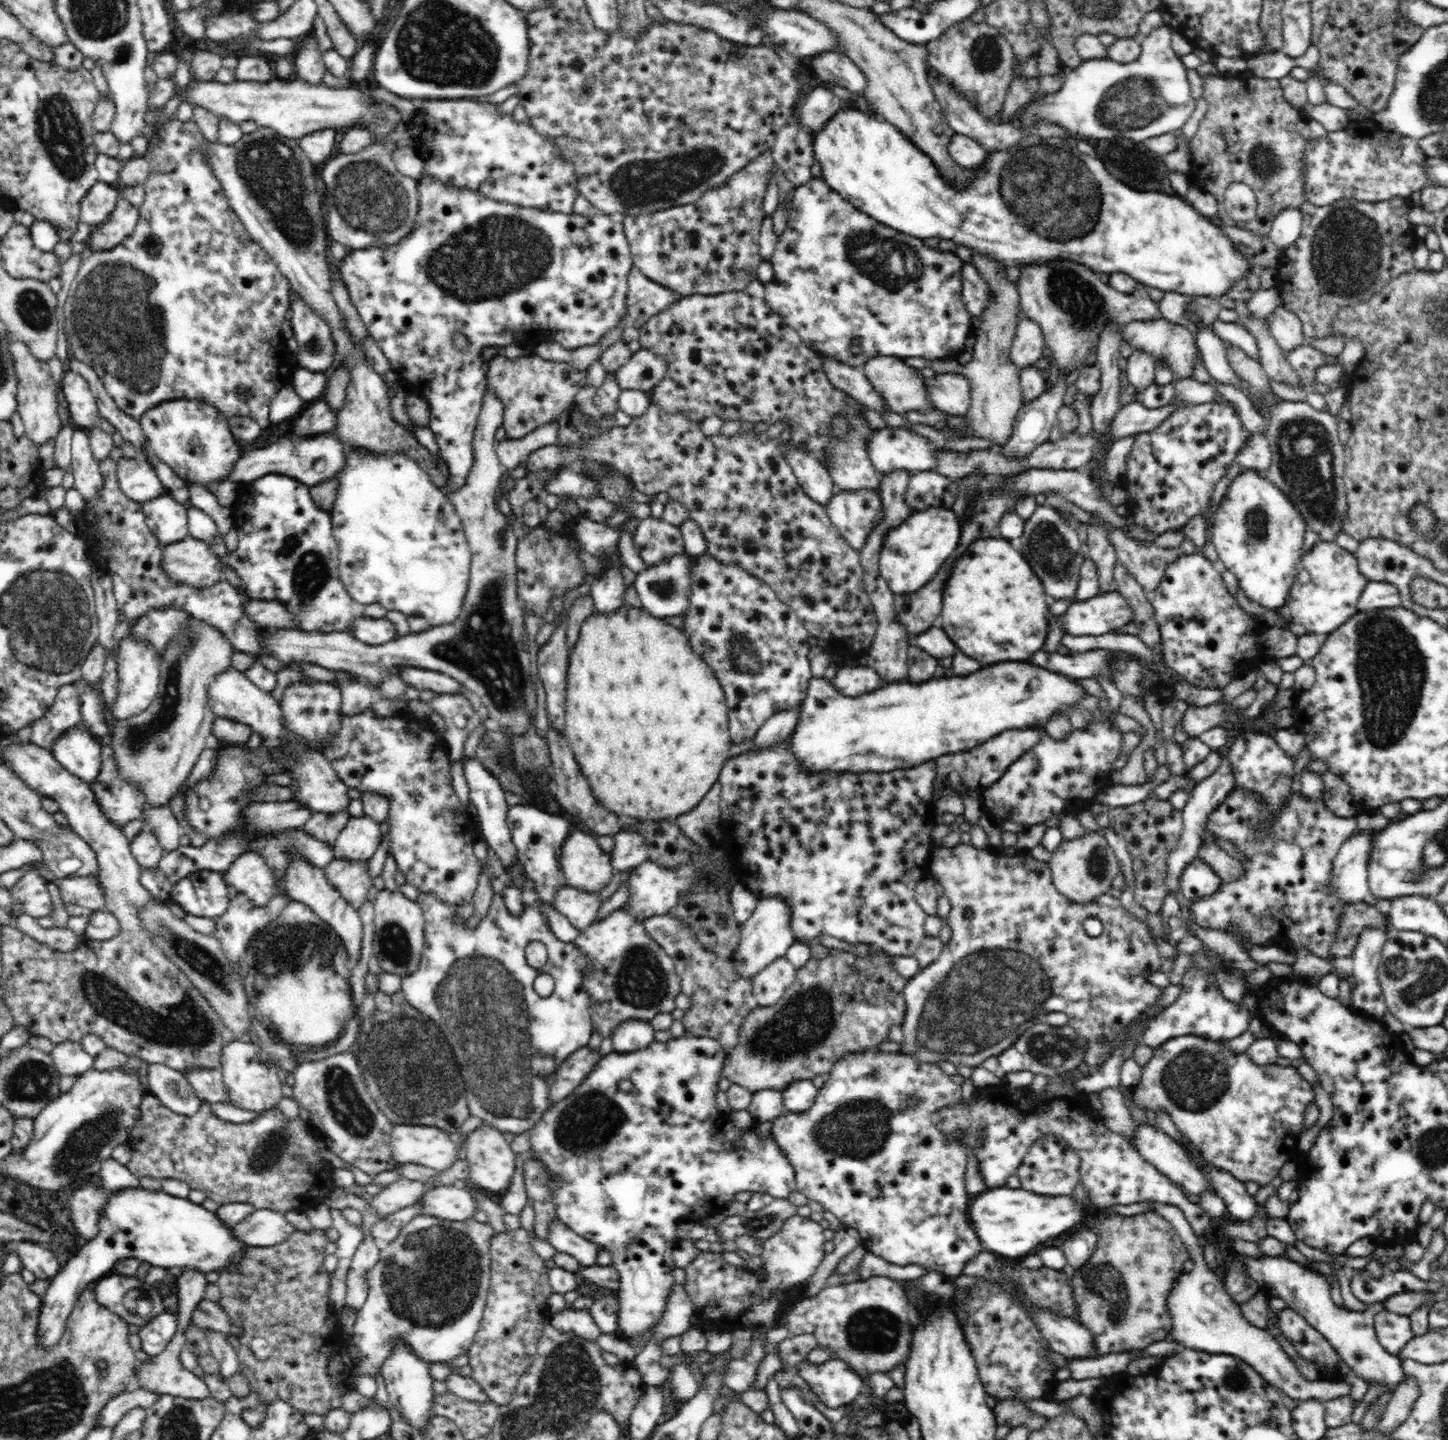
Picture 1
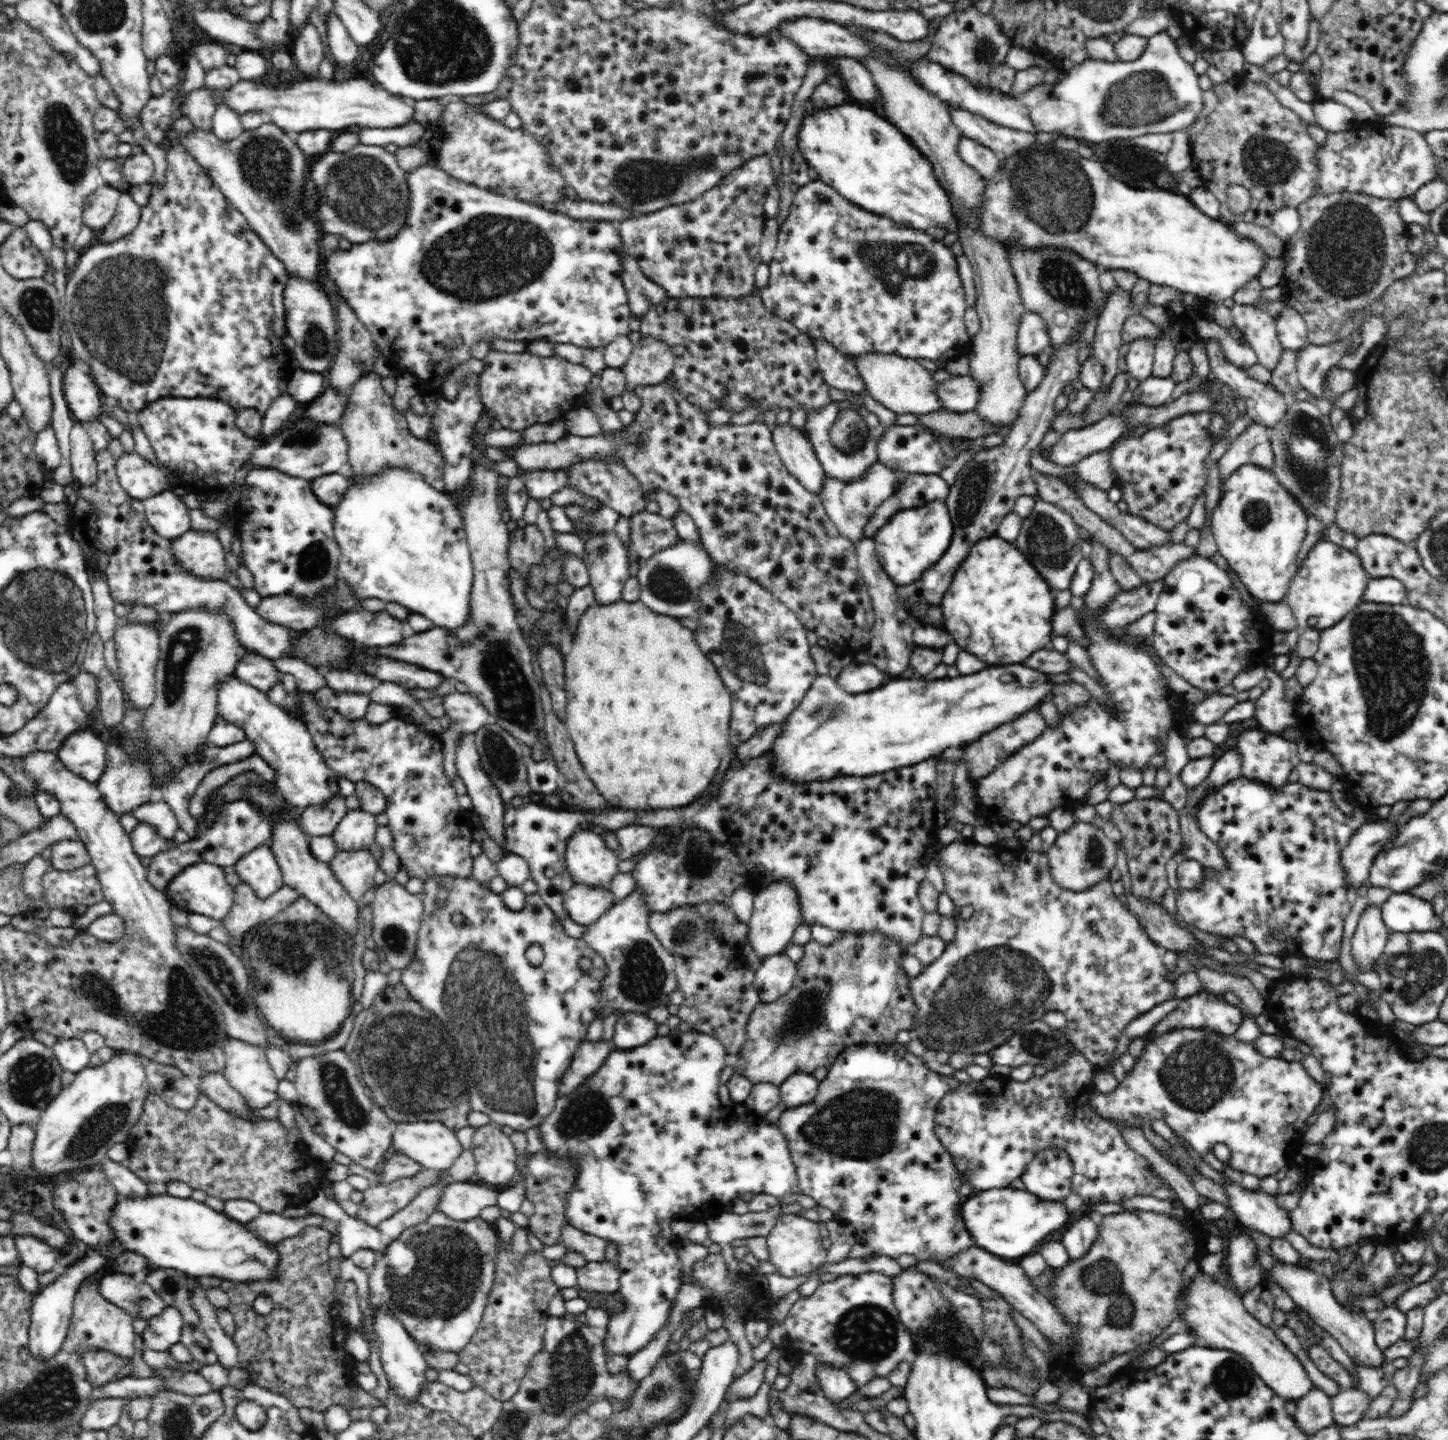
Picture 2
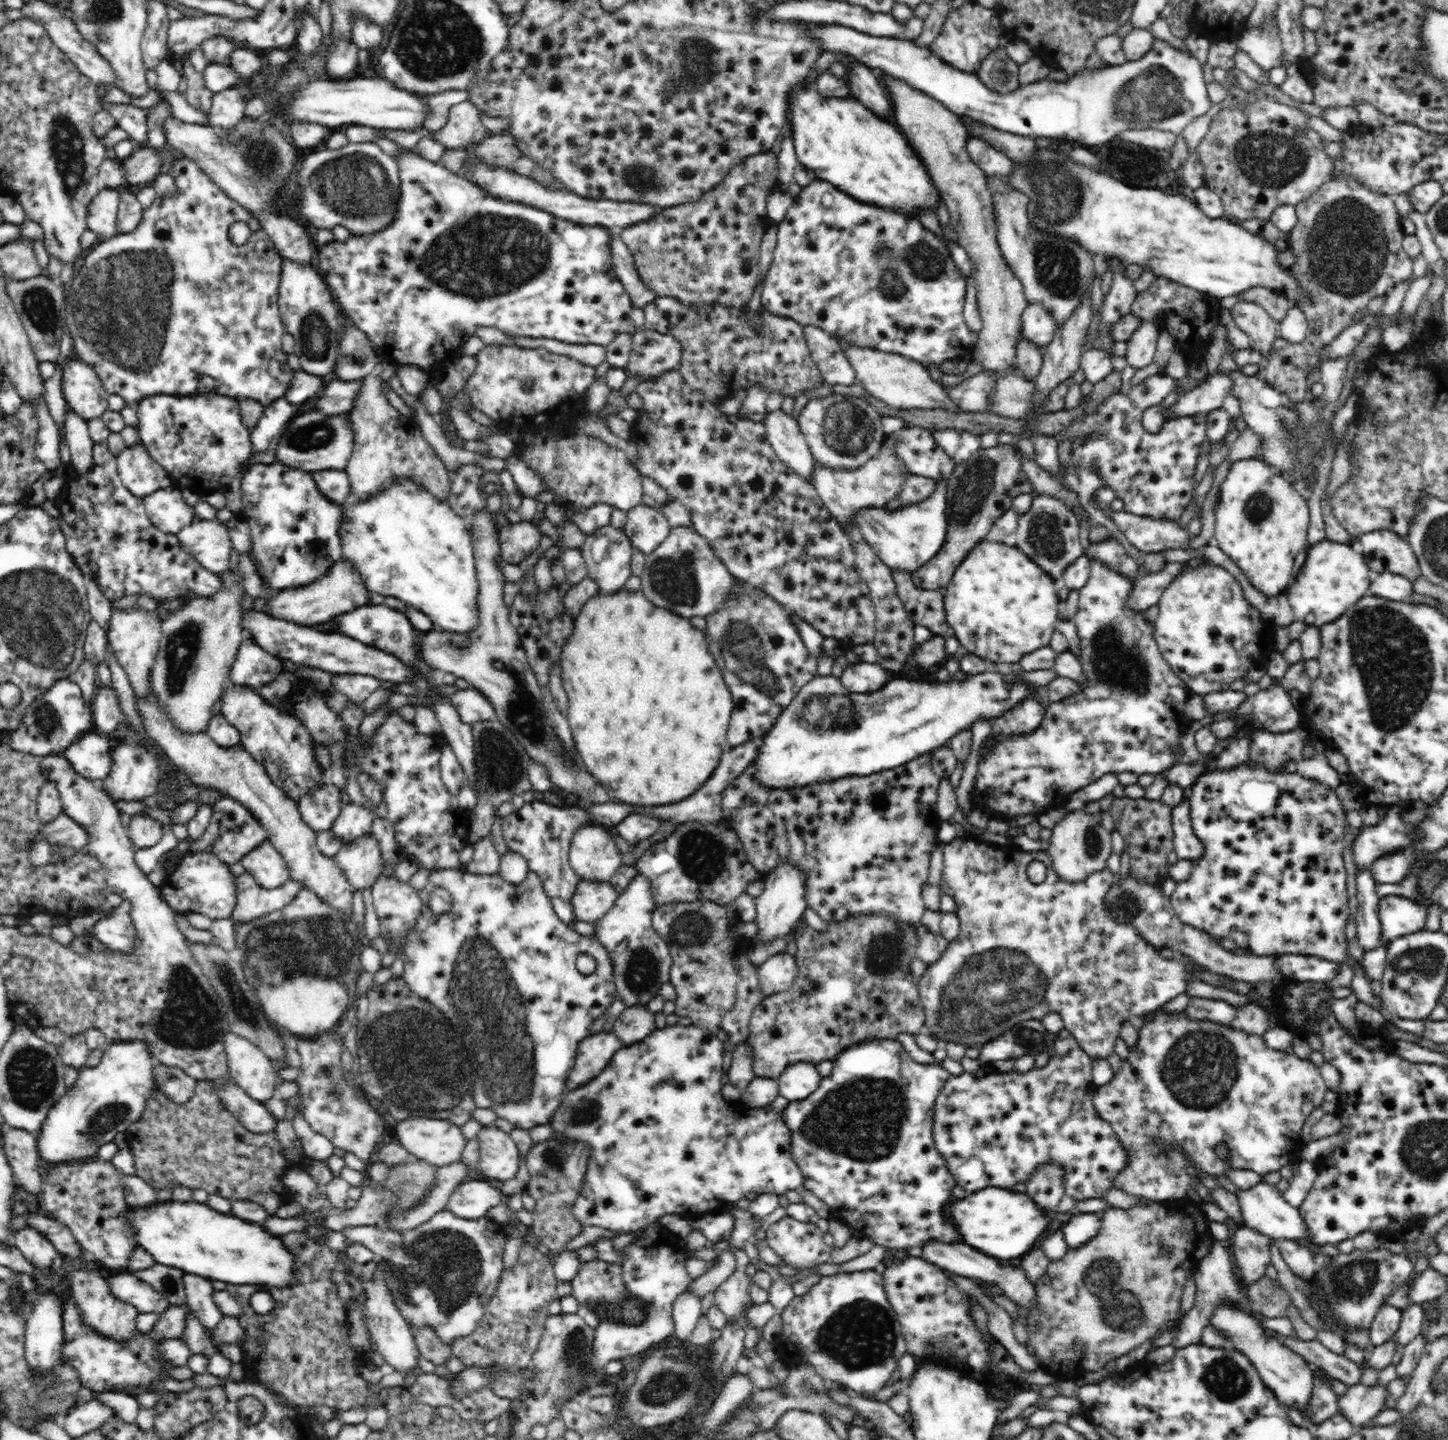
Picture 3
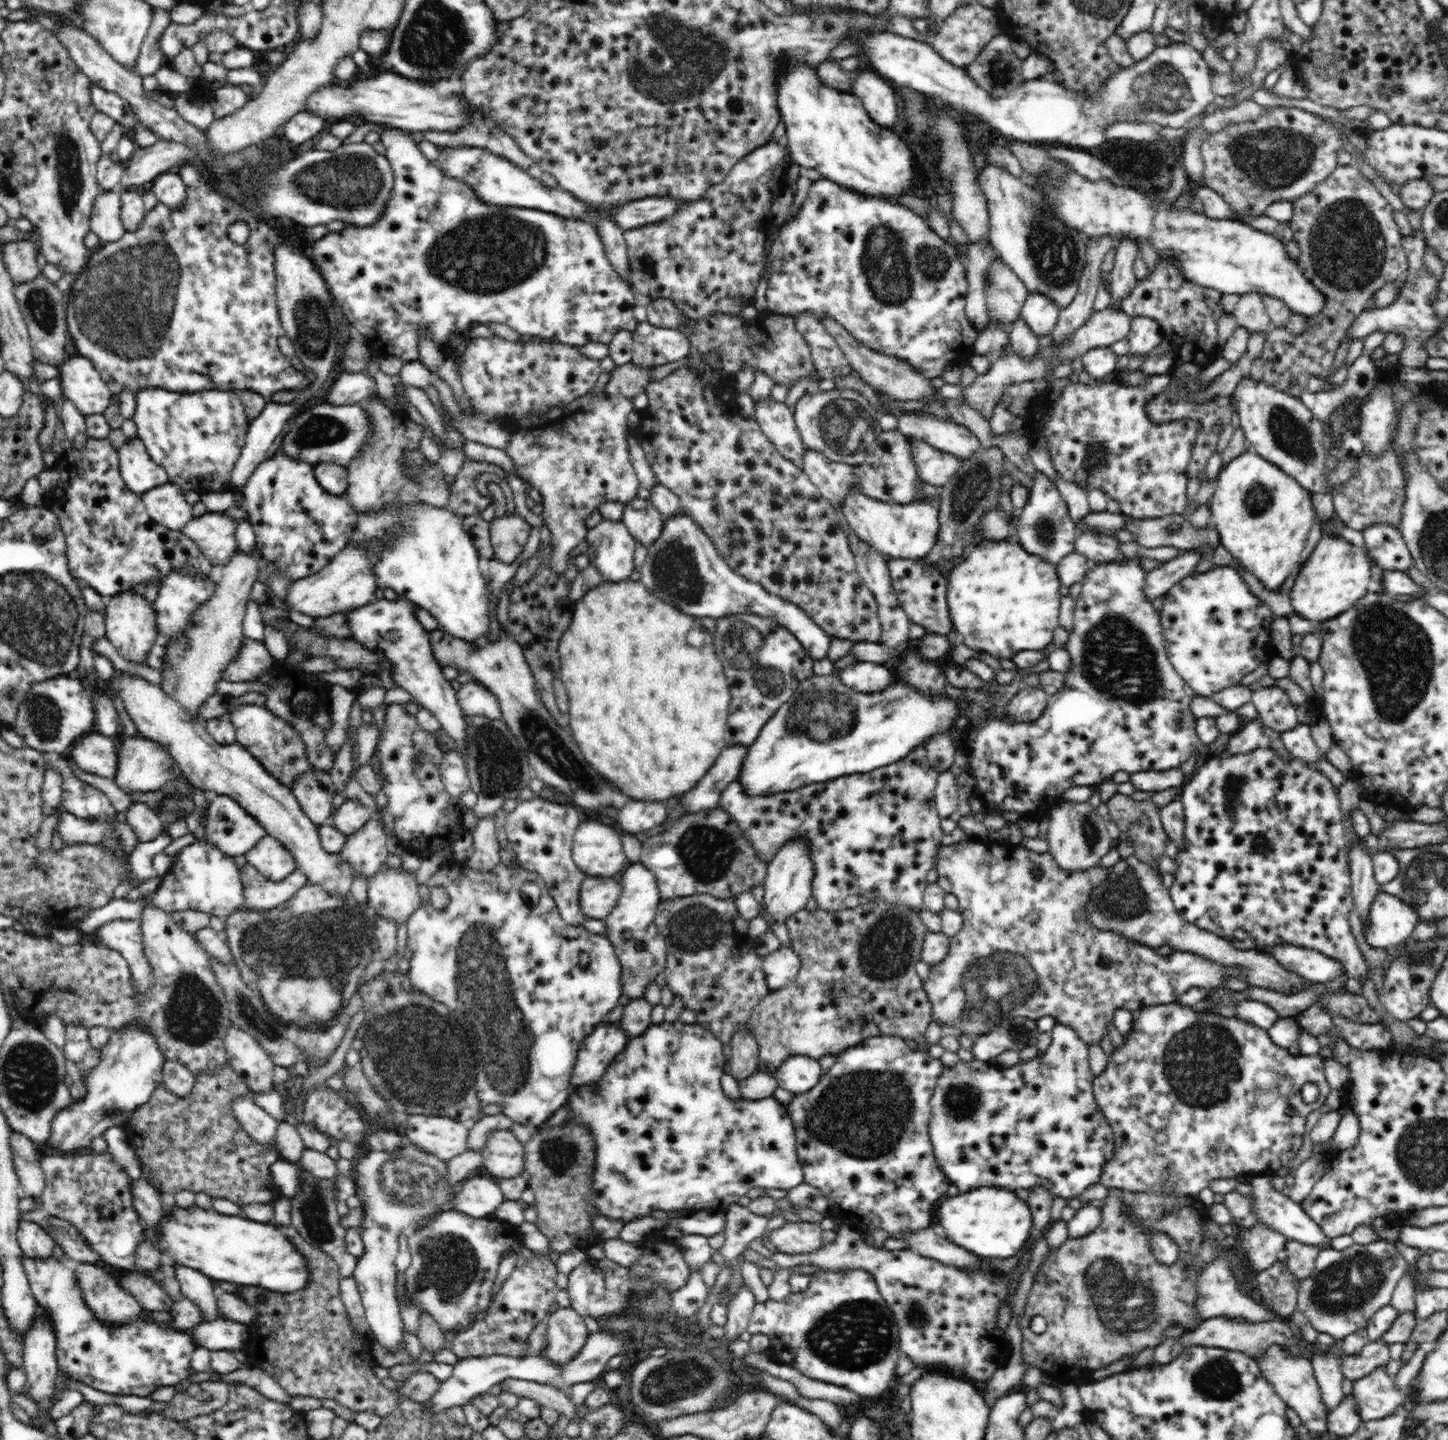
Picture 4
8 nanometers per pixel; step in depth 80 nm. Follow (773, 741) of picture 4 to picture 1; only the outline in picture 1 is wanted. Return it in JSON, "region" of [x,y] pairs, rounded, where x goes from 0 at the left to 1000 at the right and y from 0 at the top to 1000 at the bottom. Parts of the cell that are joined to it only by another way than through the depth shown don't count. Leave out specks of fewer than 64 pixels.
{"region":[[[709,459],[682,462],[678,467],[666,471],[659,469],[634,475],[627,472],[616,474],[591,484],[579,481],[575,472],[561,469],[557,476],[557,483],[552,488],[550,506],[544,513],[545,524],[548,524],[557,535],[608,537],[630,533],[656,522],[671,521],[693,507],[722,504],[728,496],[735,495],[735,490],[746,488],[750,482],[744,473]]]}

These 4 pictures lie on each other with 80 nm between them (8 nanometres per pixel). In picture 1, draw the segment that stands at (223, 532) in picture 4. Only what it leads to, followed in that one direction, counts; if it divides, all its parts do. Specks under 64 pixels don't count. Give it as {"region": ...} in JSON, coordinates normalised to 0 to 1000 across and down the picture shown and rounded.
{"region":[[[131,372],[115,378],[113,398],[119,405],[135,409],[149,406],[155,399],[154,388],[147,385],[144,376]]]}

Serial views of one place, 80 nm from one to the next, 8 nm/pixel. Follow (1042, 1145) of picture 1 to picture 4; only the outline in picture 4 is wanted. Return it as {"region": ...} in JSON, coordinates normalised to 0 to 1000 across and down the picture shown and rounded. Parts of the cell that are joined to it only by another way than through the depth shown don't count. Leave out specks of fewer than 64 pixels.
{"region":[[[720,823],[713,824],[711,826],[709,835],[713,840],[713,854],[707,865],[698,874],[679,874],[678,881],[675,882],[663,882],[658,879],[653,879],[648,875],[640,874],[630,868],[623,867],[615,869],[610,867],[605,867],[597,863],[595,857],[586,851],[581,851],[577,855],[578,859],[575,863],[570,863],[566,868],[562,868],[559,871],[541,871],[534,868],[535,876],[539,880],[546,881],[551,878],[561,878],[570,881],[572,883],[586,883],[587,881],[595,881],[604,885],[609,901],[616,909],[616,913],[620,919],[622,940],[627,942],[632,949],[653,949],[653,953],[662,955],[664,957],[670,958],[681,959],[691,949],[695,947],[698,942],[698,930],[696,926],[689,922],[689,910],[692,905],[695,905],[696,894],[699,883],[702,883],[703,876],[706,876],[706,871],[717,861],[719,856],[725,849],[725,840],[728,830]]]}

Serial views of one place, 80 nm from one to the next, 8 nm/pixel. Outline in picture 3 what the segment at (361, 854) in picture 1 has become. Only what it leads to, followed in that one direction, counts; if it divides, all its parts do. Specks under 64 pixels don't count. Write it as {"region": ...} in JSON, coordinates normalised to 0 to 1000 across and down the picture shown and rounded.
{"region":[[[247,558],[238,559],[233,568],[231,570],[229,577],[235,585],[244,585],[249,581],[254,581],[257,578],[259,565]]]}

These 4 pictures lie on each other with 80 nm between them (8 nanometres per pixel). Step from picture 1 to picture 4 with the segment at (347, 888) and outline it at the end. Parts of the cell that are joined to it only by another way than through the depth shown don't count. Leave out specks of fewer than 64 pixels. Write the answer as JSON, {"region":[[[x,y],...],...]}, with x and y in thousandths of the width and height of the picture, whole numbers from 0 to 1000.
{"region":[[[256,567],[247,578],[244,578],[244,579],[242,579],[242,581],[240,581],[240,584],[235,592],[243,602],[244,608],[249,607],[254,610],[257,610],[257,608],[262,604],[262,601],[266,600],[267,594],[268,593],[265,575],[261,570]]]}

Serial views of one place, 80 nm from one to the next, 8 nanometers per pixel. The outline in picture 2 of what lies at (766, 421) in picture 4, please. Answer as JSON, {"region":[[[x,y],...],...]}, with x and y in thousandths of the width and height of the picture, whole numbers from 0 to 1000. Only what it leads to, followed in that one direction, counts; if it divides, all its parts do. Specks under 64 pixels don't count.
{"region":[[[545,294],[535,294],[532,299],[535,310],[543,325],[557,340],[566,344],[571,329],[555,299],[548,298]]]}

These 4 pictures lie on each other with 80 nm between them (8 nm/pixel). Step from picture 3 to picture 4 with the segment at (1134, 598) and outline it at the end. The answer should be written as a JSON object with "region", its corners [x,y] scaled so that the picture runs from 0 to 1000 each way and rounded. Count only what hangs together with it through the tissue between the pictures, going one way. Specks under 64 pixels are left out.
{"region":[[[822,382],[822,383],[804,391],[801,394],[794,397],[791,401],[791,408],[790,408],[791,417],[796,419],[798,415],[805,413],[812,403],[823,400],[830,388],[831,385],[823,384],[823,382]]]}

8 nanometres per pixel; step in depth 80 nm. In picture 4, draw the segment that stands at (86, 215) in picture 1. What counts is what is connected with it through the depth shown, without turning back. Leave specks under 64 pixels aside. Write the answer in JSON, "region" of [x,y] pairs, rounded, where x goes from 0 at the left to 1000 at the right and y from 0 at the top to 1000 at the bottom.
{"region":[[[72,131],[65,140],[61,156],[70,169],[81,167],[88,160],[83,150],[83,136],[80,131]]]}

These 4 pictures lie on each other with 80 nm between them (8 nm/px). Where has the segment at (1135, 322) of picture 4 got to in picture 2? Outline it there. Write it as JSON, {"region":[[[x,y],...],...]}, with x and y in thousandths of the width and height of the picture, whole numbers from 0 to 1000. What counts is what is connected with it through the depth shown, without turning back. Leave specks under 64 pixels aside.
{"region":[[[788,235],[780,238],[780,243],[777,247],[778,259],[786,265],[796,261],[796,256],[798,247],[798,239],[796,235]]]}

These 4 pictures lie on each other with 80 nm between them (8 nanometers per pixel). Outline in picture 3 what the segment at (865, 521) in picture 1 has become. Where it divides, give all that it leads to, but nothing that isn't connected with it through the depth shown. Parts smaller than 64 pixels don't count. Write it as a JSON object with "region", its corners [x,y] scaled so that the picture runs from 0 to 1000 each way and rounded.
{"region":[[[612,301],[606,317],[598,319],[594,325],[590,325],[590,326],[581,326],[581,325],[576,326],[563,321],[560,335],[564,338],[569,351],[581,366],[590,365],[588,365],[590,356],[595,353],[602,353],[602,351],[609,353],[612,349],[622,343],[628,328],[626,328],[624,322],[619,317],[619,308],[619,302]]]}

